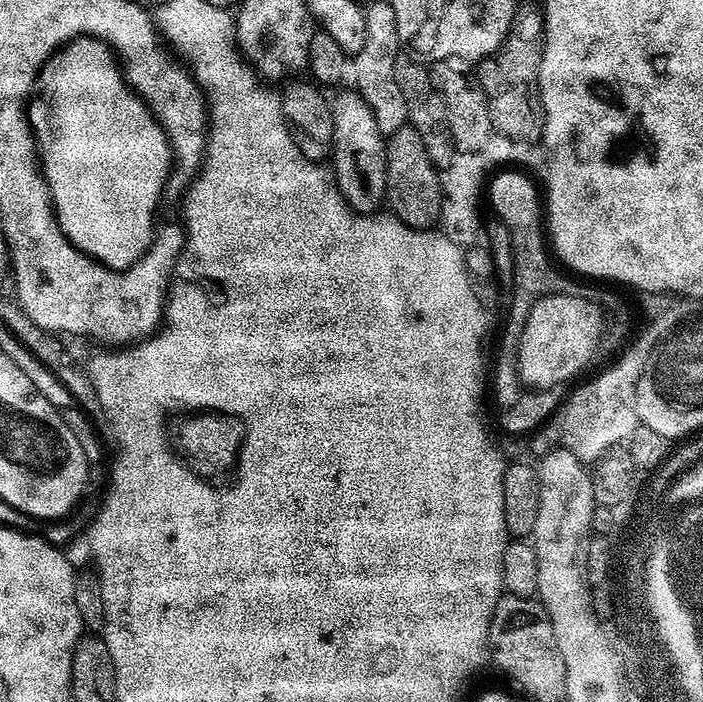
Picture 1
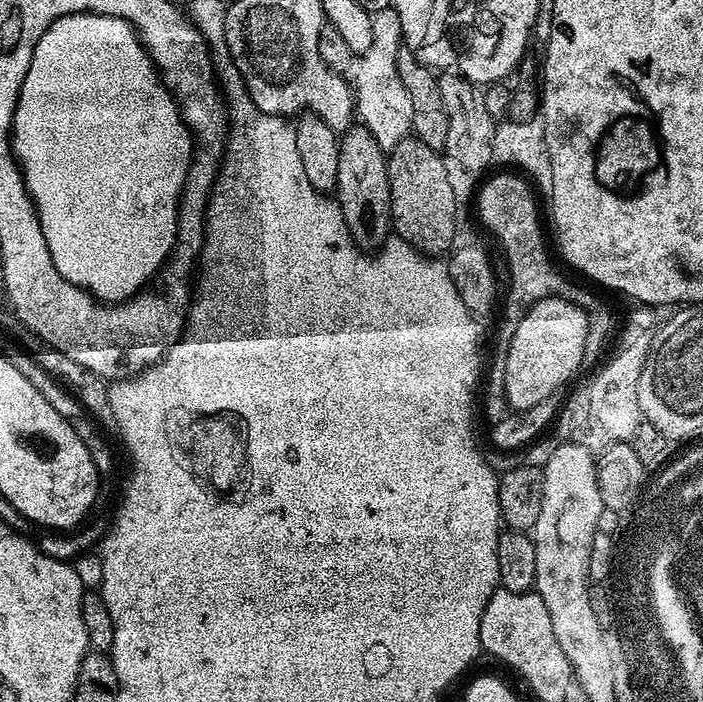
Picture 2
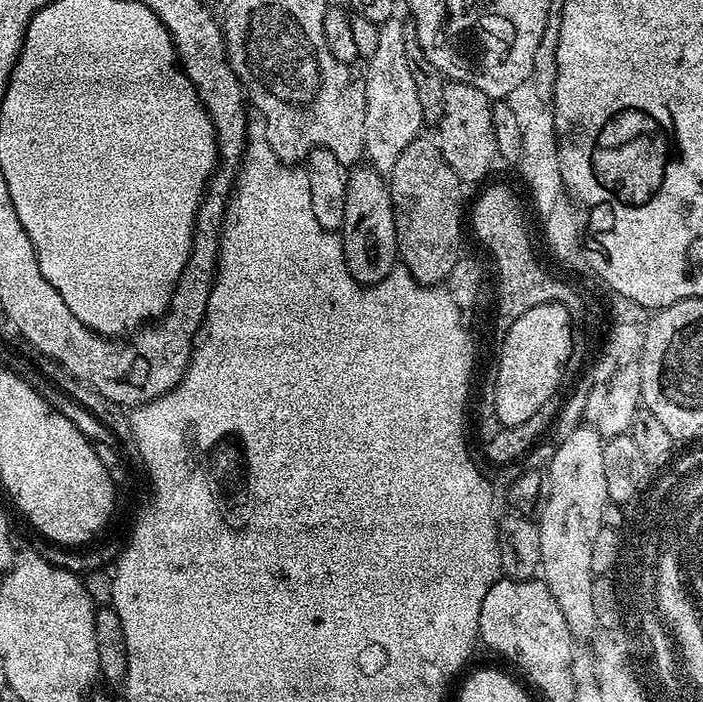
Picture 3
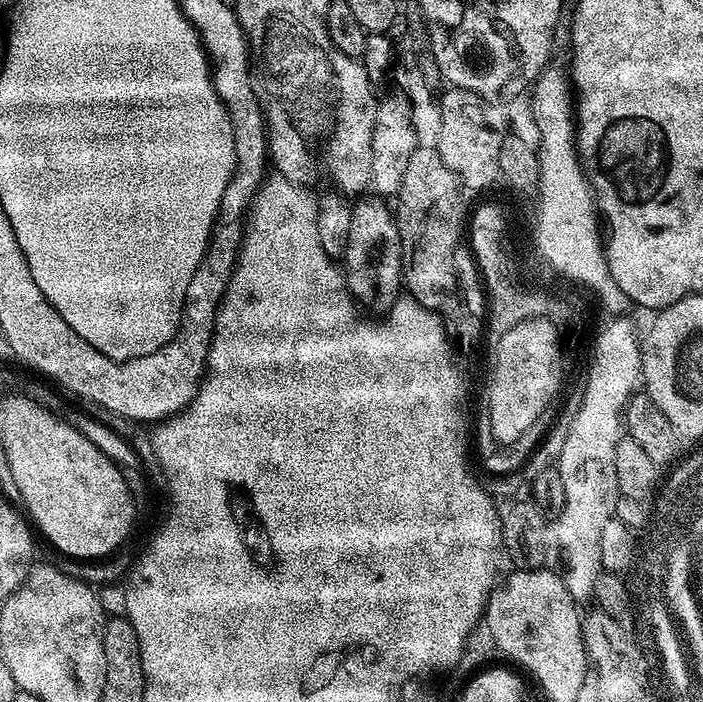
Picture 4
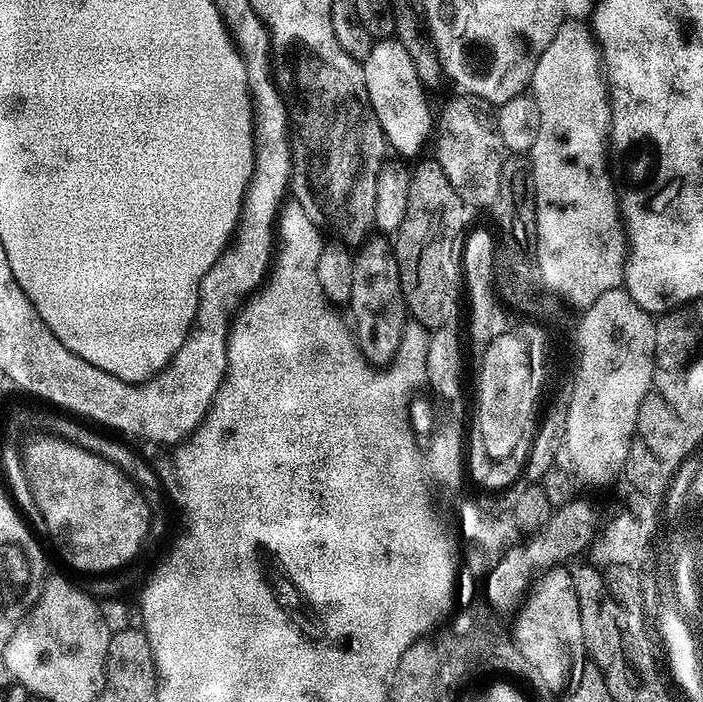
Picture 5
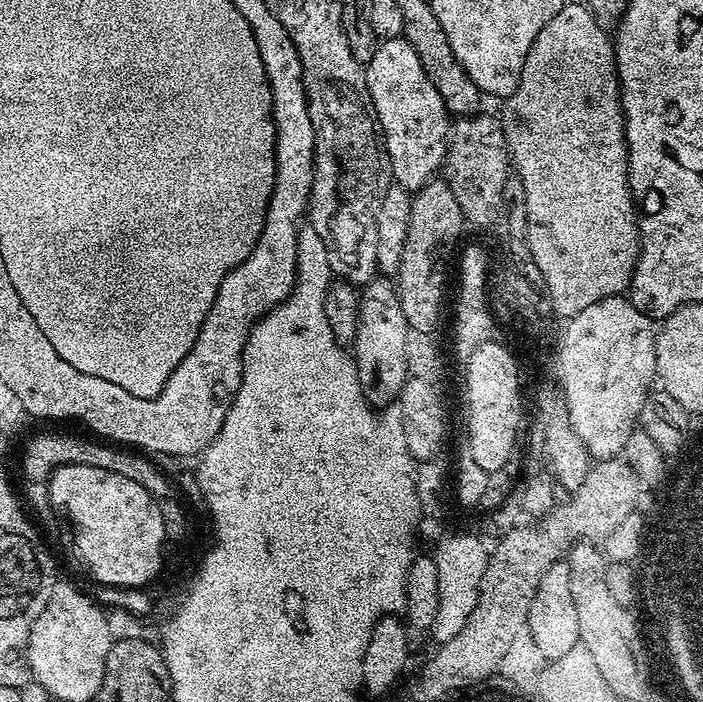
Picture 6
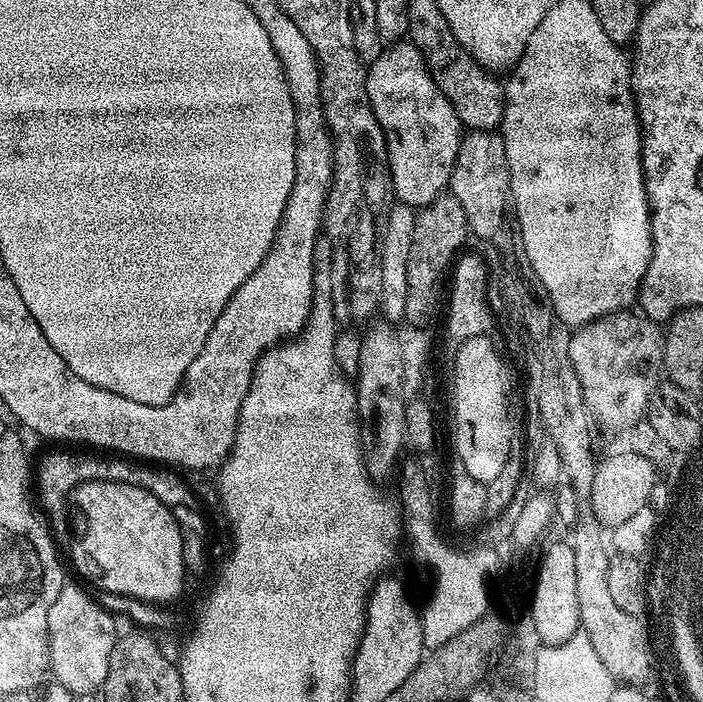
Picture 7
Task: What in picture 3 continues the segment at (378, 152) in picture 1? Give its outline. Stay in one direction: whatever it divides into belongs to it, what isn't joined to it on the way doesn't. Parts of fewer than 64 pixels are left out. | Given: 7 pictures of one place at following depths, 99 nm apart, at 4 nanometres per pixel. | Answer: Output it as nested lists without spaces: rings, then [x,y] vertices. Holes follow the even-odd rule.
[[[371,166],[360,167],[353,167],[347,173],[346,210],[342,229],[344,264],[359,284],[371,286],[390,275],[397,263],[396,223],[389,181]]]

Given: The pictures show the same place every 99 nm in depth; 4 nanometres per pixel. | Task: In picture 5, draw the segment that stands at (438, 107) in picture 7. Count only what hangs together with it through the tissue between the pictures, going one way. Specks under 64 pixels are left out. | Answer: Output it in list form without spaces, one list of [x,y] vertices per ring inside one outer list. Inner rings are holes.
[[[380,38],[373,43],[370,50],[370,58],[362,61],[364,66],[364,77],[366,78],[366,94],[374,114],[384,131],[384,138],[389,149],[394,148],[401,157],[419,157],[420,147],[423,146],[427,136],[431,135],[434,126],[434,110],[428,106],[428,98],[423,83],[418,78],[418,70],[414,70],[414,58],[410,58],[406,46],[395,38]]]

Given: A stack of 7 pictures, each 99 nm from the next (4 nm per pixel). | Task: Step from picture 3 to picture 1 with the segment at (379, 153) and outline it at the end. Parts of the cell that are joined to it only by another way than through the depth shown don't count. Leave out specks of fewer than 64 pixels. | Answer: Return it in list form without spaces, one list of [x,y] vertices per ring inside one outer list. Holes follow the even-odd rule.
[[[380,2],[380,5],[367,5],[364,21],[366,22],[366,46],[362,46],[359,56],[351,57],[346,80],[347,83],[352,83],[349,85],[370,106],[370,110],[378,122],[378,130],[384,133],[385,137],[390,137],[403,124],[408,123],[406,98],[402,98],[402,90],[398,90],[398,86],[394,82],[387,82],[388,84],[364,84],[364,60],[368,63],[370,71],[391,74],[394,70],[396,57],[401,55],[402,41],[398,35],[396,19],[387,3]]]

